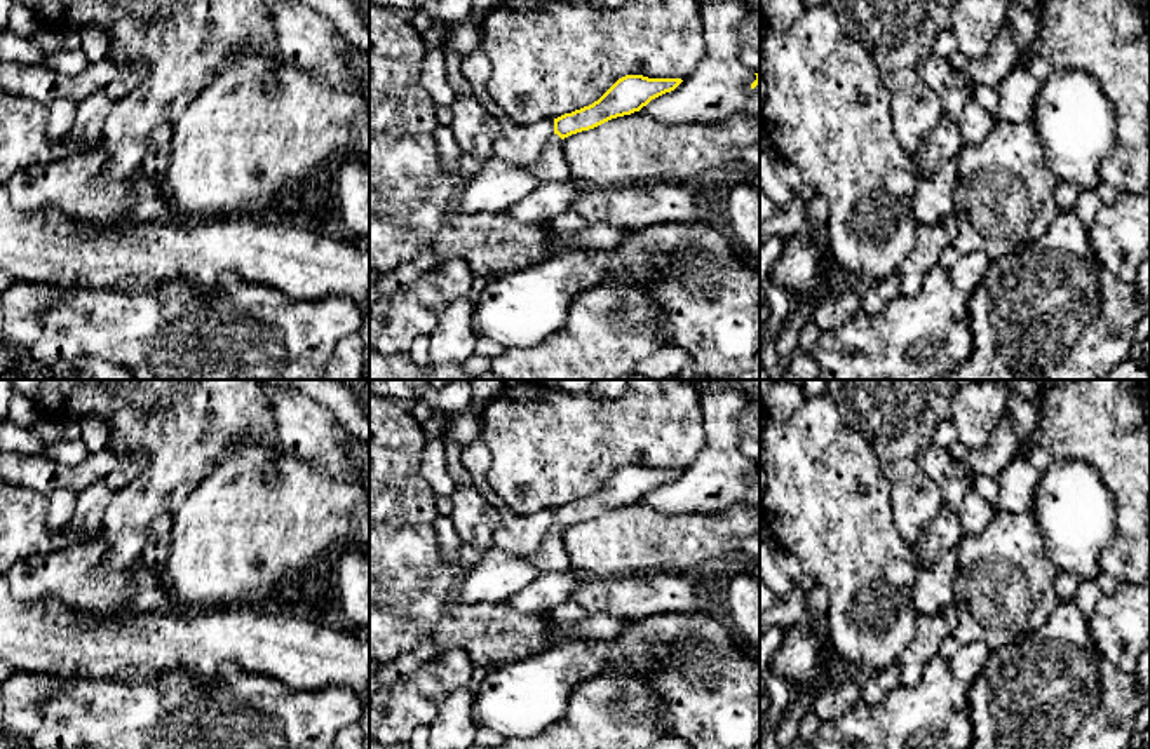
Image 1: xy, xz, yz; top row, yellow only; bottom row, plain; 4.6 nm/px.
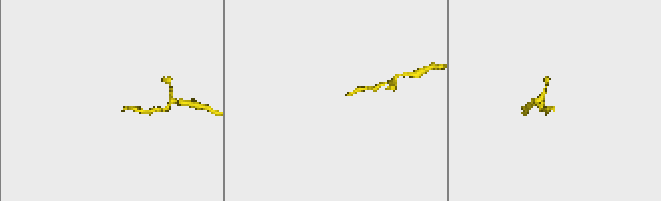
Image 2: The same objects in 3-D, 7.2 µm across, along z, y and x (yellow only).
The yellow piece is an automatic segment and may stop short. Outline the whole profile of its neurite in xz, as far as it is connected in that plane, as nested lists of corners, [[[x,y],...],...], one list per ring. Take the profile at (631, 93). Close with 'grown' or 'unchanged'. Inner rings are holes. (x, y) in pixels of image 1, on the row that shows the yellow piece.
[[[643,75],[619,78],[592,105],[554,118],[554,134],[533,165],[516,167],[497,157],[484,162],[476,178],[462,190],[457,211],[465,214],[507,213],[542,183],[572,179],[563,153],[565,138],[639,111],[652,99],[674,91],[681,82],[681,78],[648,78]]]; grown

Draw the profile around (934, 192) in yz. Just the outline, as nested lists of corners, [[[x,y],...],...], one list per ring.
[[[943,160],[930,174],[920,176],[913,214],[918,225],[943,223],[953,214],[953,190],[958,183],[957,160]]]

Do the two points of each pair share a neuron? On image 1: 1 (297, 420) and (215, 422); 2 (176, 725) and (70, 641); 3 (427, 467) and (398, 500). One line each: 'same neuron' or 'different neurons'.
1: different neurons
2: different neurons
3: different neurons

